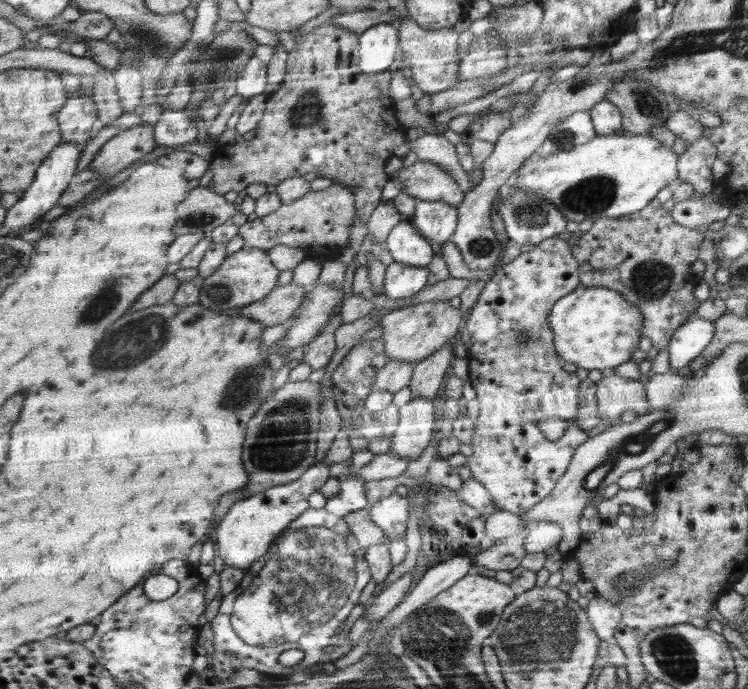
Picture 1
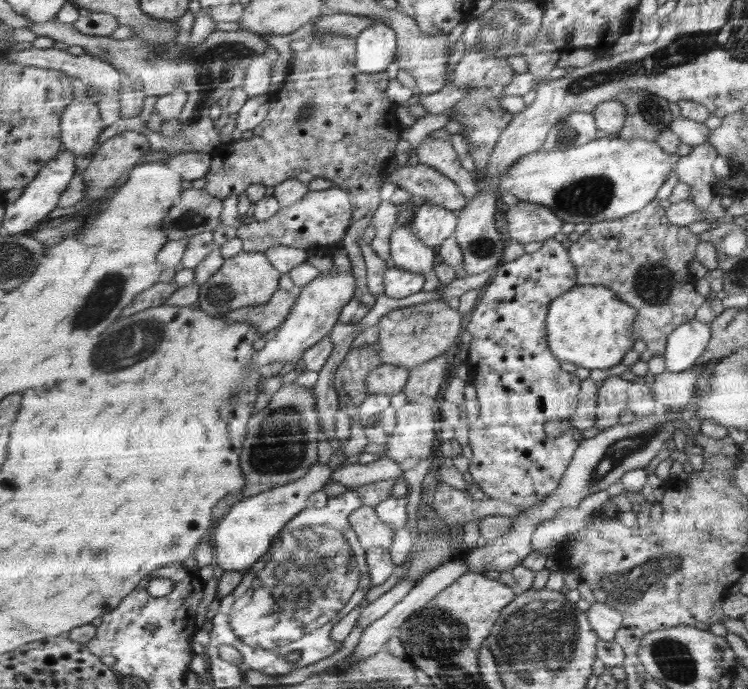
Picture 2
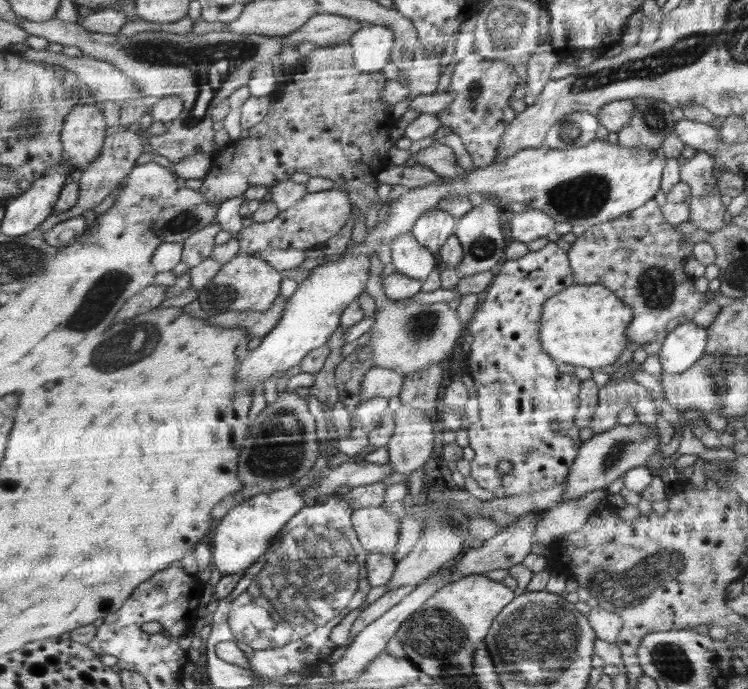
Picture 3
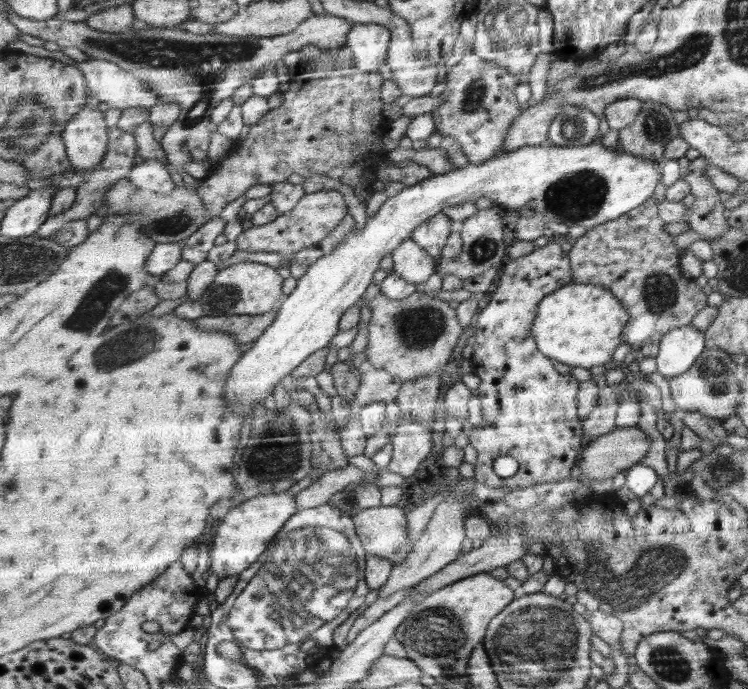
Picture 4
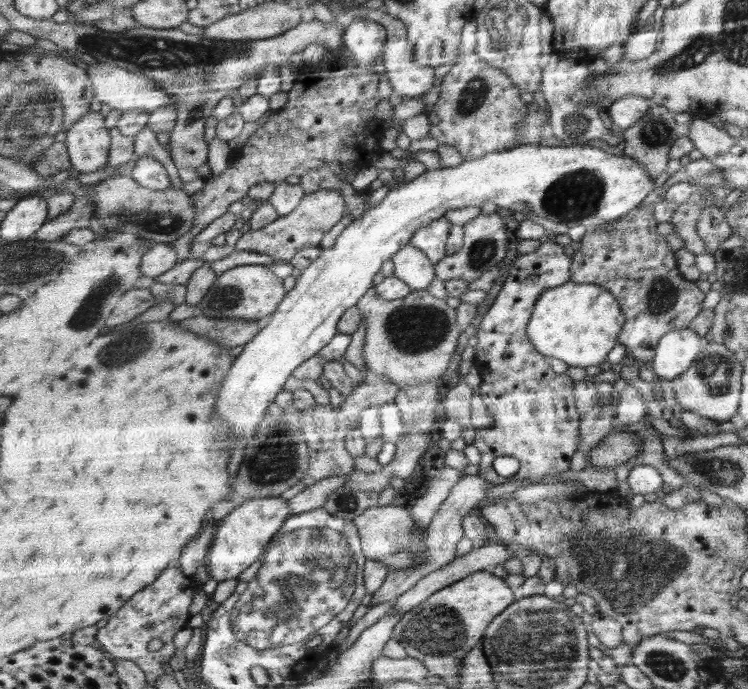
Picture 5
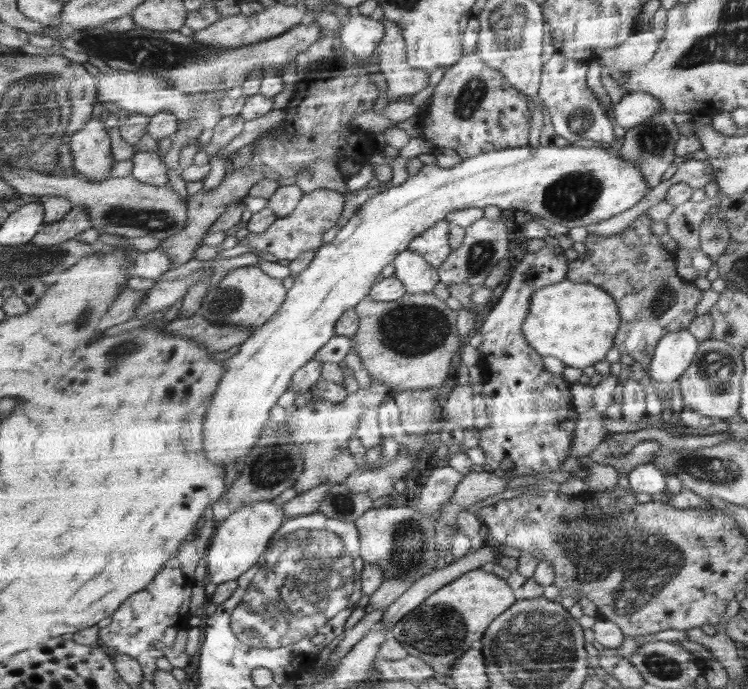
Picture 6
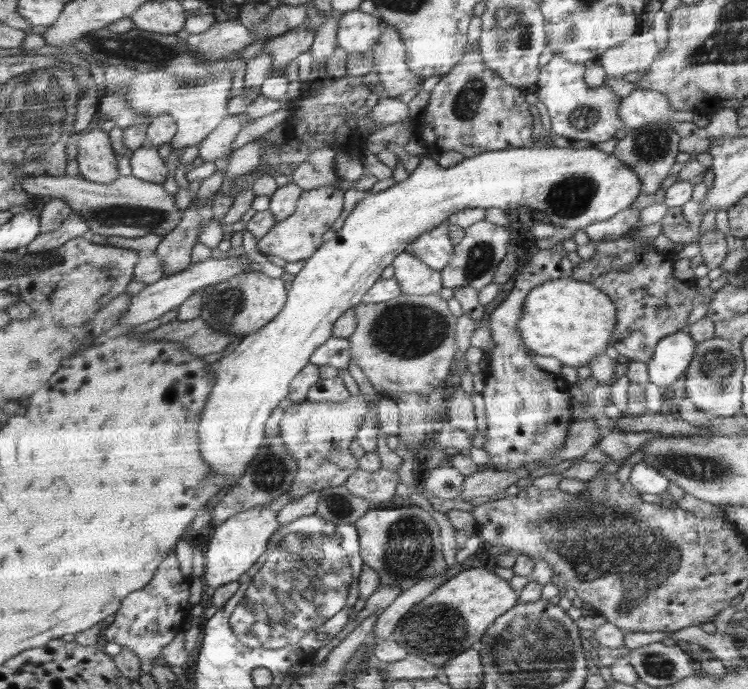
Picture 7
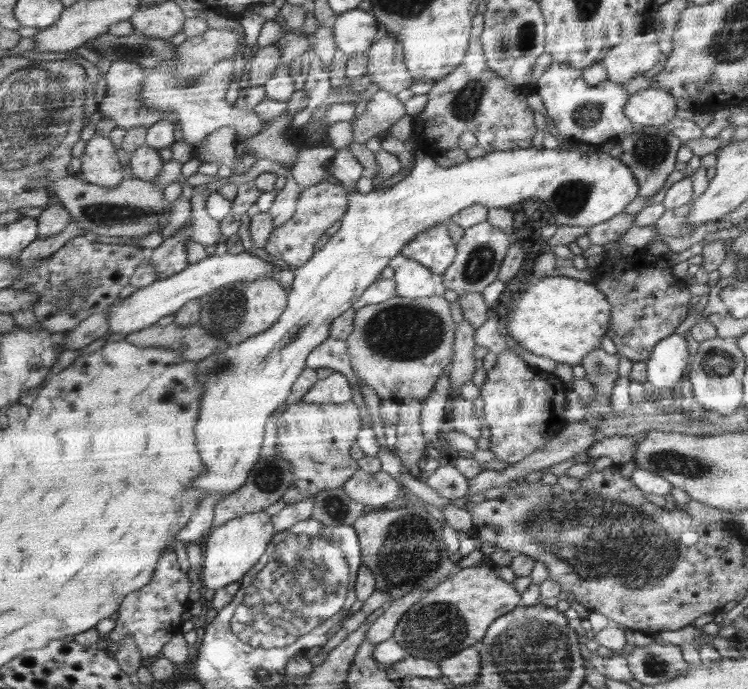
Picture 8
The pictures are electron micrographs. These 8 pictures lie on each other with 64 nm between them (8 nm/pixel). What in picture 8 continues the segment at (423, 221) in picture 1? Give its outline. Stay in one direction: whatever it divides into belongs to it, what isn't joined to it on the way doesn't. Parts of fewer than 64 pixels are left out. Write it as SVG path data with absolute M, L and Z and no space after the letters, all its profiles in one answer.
M446 223L416 235L400 254L420 261L433 273L441 275L455 260L458 245L450 236Z

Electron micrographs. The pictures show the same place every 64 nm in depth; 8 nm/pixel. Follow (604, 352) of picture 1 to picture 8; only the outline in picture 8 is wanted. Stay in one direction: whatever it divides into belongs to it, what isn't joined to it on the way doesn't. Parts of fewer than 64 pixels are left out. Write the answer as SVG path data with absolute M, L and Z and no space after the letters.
M549 276L539 280L536 284L529 284L527 290L517 300L513 300L512 297L511 303L504 307L507 308L505 310L507 322L504 324L504 329L514 342L532 354L547 356L557 363L570 365L580 365L585 356L600 348L600 342L602 342L606 330L609 330L612 319L612 304L608 302L607 298L604 298L601 289L592 286L592 282L566 276Z

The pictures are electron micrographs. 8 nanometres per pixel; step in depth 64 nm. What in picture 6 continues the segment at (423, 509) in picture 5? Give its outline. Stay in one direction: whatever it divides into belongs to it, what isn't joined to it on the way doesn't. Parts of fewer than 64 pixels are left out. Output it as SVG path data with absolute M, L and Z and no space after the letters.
M448 465L434 469L423 485L415 509L420 514L431 518L432 514L440 510L441 505L449 500L464 475L463 472Z

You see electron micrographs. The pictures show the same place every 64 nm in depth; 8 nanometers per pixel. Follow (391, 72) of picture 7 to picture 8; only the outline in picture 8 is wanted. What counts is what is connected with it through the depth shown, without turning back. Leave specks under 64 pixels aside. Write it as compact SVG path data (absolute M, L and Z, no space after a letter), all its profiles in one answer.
M381 33L368 52L370 57L364 64L365 75L378 85L380 91L397 95L410 89L414 80L405 64L403 44L390 33Z

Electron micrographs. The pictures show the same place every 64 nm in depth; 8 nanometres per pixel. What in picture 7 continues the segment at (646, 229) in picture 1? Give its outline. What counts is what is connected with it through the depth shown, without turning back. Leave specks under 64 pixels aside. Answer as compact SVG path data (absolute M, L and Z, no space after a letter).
M638 221L632 229L620 236L616 240L604 240L604 242L594 242L591 244L596 249L594 255L573 266L572 279L582 280L595 284L597 289L603 290L615 303L617 308L617 326L612 336L612 346L619 352L621 359L638 362L648 362L655 354L655 348L658 346L659 340L674 334L682 328L688 326L688 316L694 308L694 298L696 298L696 290L686 286L686 282L682 284L680 280L674 278L674 268L672 262L664 256L658 254L655 248L652 248L651 242L640 244L634 240L634 233L644 226L644 222Z

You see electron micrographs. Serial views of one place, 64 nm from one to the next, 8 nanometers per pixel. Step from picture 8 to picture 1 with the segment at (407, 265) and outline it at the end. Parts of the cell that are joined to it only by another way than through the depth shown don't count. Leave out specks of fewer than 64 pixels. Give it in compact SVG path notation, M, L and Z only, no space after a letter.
M402 219L390 232L386 247L396 262L426 267L438 249L416 232L408 219Z

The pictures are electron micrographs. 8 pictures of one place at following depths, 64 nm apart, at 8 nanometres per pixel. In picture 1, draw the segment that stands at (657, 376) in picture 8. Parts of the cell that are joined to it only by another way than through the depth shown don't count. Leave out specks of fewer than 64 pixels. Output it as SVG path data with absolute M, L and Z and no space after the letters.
M692 316L672 336L667 346L670 371L688 366L709 344L714 336L714 321Z

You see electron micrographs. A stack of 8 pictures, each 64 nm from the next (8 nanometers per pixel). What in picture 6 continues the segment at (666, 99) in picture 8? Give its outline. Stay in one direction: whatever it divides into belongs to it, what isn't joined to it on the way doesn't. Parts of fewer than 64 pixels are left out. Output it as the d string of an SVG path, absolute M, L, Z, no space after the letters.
M636 92L624 95L611 110L616 124L628 130L654 118L664 107L656 97L652 97L652 94Z

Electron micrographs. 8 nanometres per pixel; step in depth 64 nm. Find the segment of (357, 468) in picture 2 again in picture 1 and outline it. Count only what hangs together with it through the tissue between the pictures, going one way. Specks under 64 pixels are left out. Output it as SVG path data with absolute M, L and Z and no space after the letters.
M390 452L377 454L375 457L360 470L355 470L353 474L340 475L340 478L345 479L350 475L356 475L359 479L369 481L372 479L383 479L395 477L405 472L409 464L409 458L399 457Z

